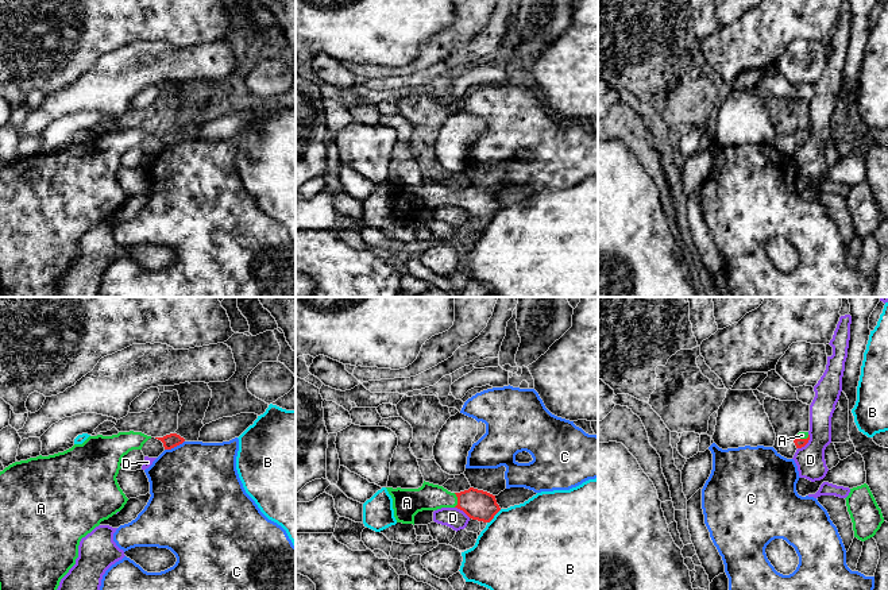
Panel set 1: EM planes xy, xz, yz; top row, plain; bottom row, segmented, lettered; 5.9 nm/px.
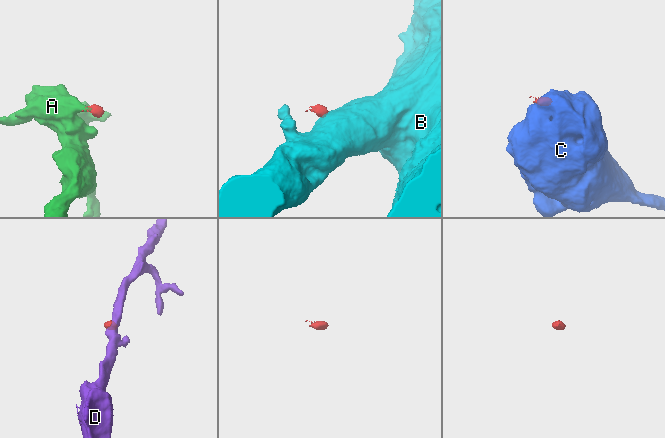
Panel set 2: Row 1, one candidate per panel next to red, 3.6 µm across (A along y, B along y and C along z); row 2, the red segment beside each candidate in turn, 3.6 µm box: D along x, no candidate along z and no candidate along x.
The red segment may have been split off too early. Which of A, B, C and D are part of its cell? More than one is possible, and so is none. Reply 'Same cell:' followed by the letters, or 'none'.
Same cell: A

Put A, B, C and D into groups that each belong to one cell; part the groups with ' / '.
A / B / C / D

